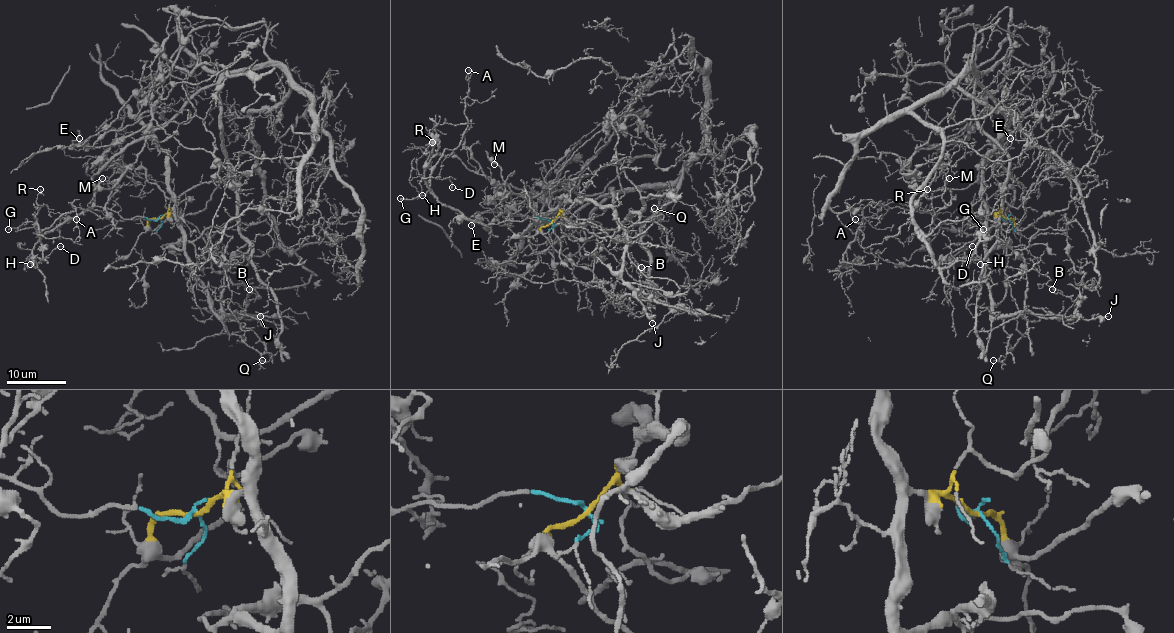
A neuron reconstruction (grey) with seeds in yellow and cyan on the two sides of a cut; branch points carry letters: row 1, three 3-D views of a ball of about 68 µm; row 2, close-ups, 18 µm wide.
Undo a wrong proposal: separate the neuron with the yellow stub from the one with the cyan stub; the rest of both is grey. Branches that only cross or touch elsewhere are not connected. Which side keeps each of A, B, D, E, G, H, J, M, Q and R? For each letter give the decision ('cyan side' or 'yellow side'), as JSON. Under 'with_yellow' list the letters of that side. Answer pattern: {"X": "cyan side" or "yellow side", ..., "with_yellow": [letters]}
{"A": "cyan side", "B": "yellow side", "D": "cyan side", "E": "cyan side", "G": "cyan side", "H": "cyan side", "J": "yellow side", "M": "yellow side", "Q": "yellow side", "R": "cyan side", "with_yellow": ["B", "J", "M", "Q"]}

